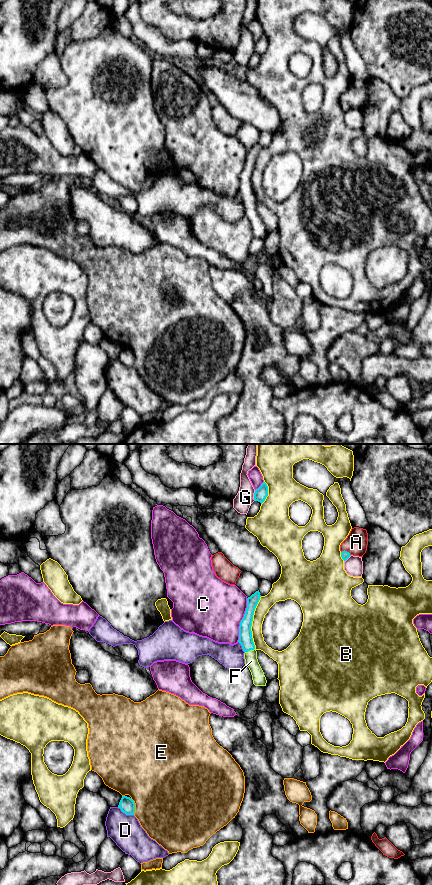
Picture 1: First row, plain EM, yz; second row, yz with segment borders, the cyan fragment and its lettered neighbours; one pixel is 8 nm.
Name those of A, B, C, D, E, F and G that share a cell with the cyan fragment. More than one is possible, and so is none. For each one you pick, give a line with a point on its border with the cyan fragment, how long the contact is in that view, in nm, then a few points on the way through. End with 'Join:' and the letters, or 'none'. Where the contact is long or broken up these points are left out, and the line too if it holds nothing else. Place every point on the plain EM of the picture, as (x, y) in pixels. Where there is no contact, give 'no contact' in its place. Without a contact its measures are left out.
F: yz (249, 202) | 90 nm | across yz (245, 186), (249, 202), (251, 213)
Join: F

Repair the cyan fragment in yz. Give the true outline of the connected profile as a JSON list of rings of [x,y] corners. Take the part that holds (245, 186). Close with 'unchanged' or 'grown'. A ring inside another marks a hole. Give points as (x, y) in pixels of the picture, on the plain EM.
[[[259,142],[247,150],[247,160],[239,178],[239,192],[244,205],[245,217],[249,220],[253,236],[266,238],[267,232],[257,211],[257,203],[252,190],[252,173],[255,160],[260,152]]]; grown

